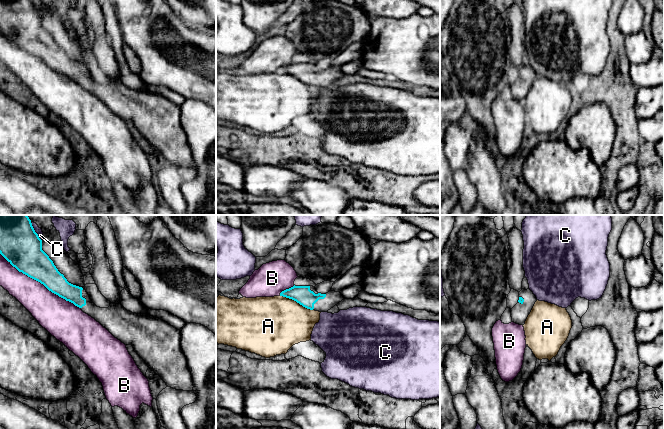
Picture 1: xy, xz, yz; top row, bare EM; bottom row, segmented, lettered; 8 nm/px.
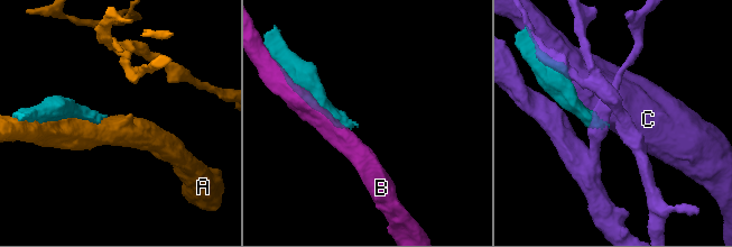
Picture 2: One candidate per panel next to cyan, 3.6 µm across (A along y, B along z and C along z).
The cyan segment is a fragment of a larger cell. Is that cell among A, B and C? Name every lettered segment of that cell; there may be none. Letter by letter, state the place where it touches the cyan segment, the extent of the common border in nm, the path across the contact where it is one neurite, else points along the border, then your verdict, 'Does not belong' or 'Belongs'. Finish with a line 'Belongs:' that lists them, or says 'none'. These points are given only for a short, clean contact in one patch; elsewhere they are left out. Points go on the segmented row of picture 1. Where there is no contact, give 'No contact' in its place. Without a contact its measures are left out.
A: Touches cyan at xz (296, 301). Shared border 300 nm. Does not belong
B: Touches cyan at xy (40, 282). Shared border 800 nm. Does not belong
C: Touches cyan at xy (34, 231). Shared border 180 nm. Does not belong
Belongs: none

